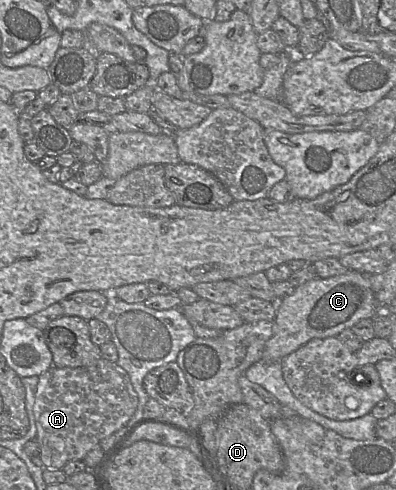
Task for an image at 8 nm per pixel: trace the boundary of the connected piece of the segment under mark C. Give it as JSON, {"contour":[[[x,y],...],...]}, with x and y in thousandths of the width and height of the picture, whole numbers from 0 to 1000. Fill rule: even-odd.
{"contour":[[[881,551],[833,567],[801,565],[745,588],[742,596],[702,612],[689,653],[689,682],[672,698],[657,737],[710,739],[788,692],[848,688],[907,655],[955,641],[955,620],[934,580],[934,563]]]}

